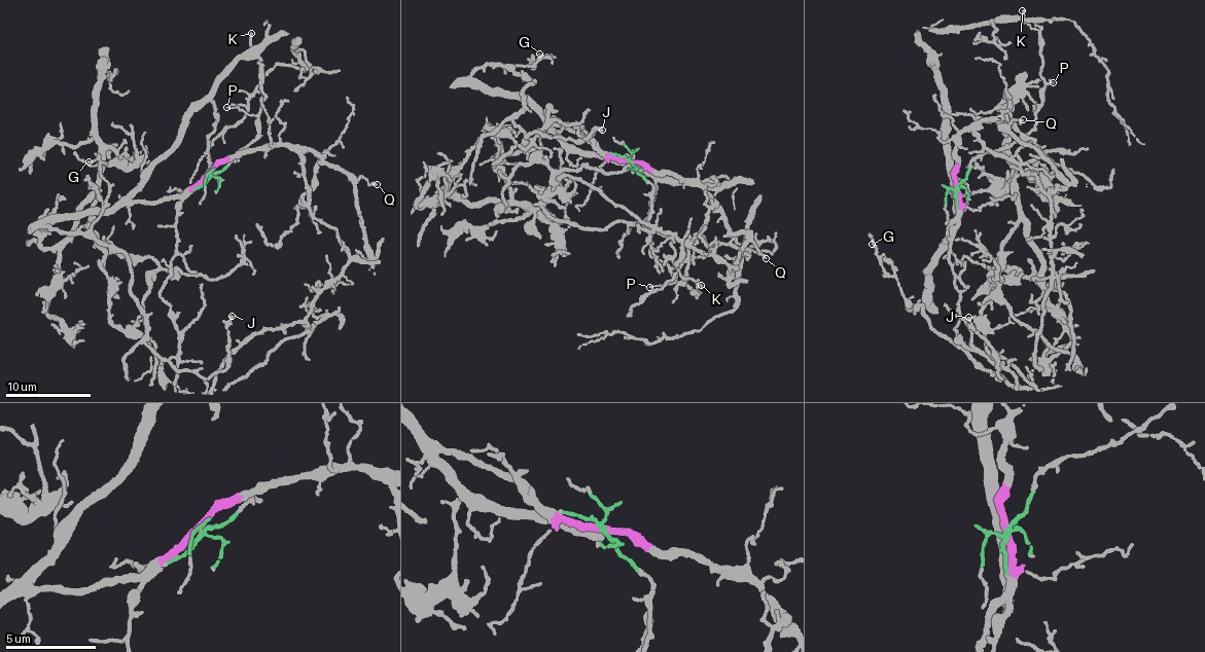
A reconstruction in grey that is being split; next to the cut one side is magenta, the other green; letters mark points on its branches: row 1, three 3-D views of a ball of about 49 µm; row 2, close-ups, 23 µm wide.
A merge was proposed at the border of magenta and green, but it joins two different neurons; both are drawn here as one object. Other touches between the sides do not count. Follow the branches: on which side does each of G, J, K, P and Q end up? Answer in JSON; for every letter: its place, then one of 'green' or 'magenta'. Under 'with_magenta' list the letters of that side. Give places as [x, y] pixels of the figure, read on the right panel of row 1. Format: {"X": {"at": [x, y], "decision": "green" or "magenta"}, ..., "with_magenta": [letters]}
{"G": {"at": [872, 244], "decision": "magenta"}, "J": {"at": [968, 317], "decision": "magenta"}, "K": {"at": [1022, 10], "decision": "green"}, "P": {"at": [1053, 82], "decision": "green"}, "Q": {"at": [1023, 119], "decision": "magenta"}, "with_magenta": ["G", "J", "Q"]}

